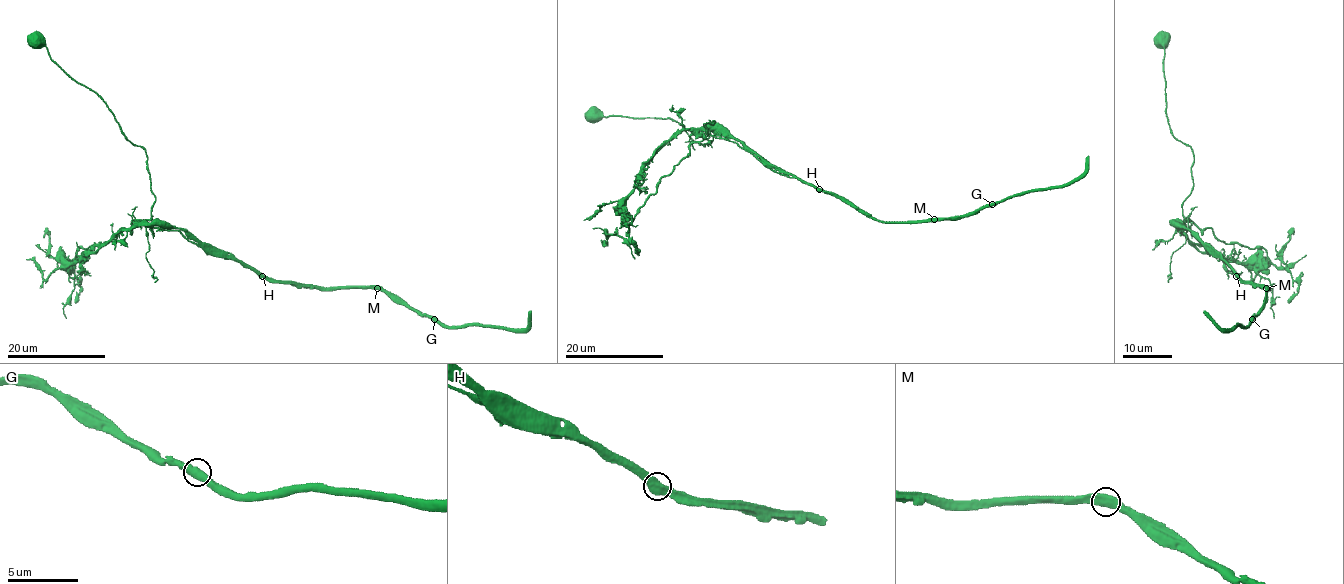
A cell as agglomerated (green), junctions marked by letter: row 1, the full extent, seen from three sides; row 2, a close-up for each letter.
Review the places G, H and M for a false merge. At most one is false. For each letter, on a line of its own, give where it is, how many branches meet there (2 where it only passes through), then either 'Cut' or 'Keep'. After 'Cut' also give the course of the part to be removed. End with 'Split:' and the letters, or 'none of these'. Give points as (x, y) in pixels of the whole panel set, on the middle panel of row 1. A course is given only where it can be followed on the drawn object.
G: Place: (992, 204). Branches: 2. Keep
H: Place: (819, 189). Branches: 2. Cut. Course of the part to remove: (819, 189), (771, 170), (735, 142), (705, 133), (712, 140), (705, 147), (671, 119), (585, 112)
M: Place: (934, 219). Branches: 2. Keep
Split: H

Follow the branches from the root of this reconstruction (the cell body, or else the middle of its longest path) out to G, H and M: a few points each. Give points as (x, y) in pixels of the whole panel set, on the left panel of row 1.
G: (37, 40), (145, 151), (155, 196), (147, 226), (175, 230), (277, 280), (380, 288), (435, 318)
H: (37, 40), (58, 66), (103, 100), (121, 133), (145, 151), (155, 196), (145, 223), (193, 237), (262, 275)
M: (37, 40), (145, 151), (155, 196), (147, 226), (175, 230), (277, 280), (377, 288)

